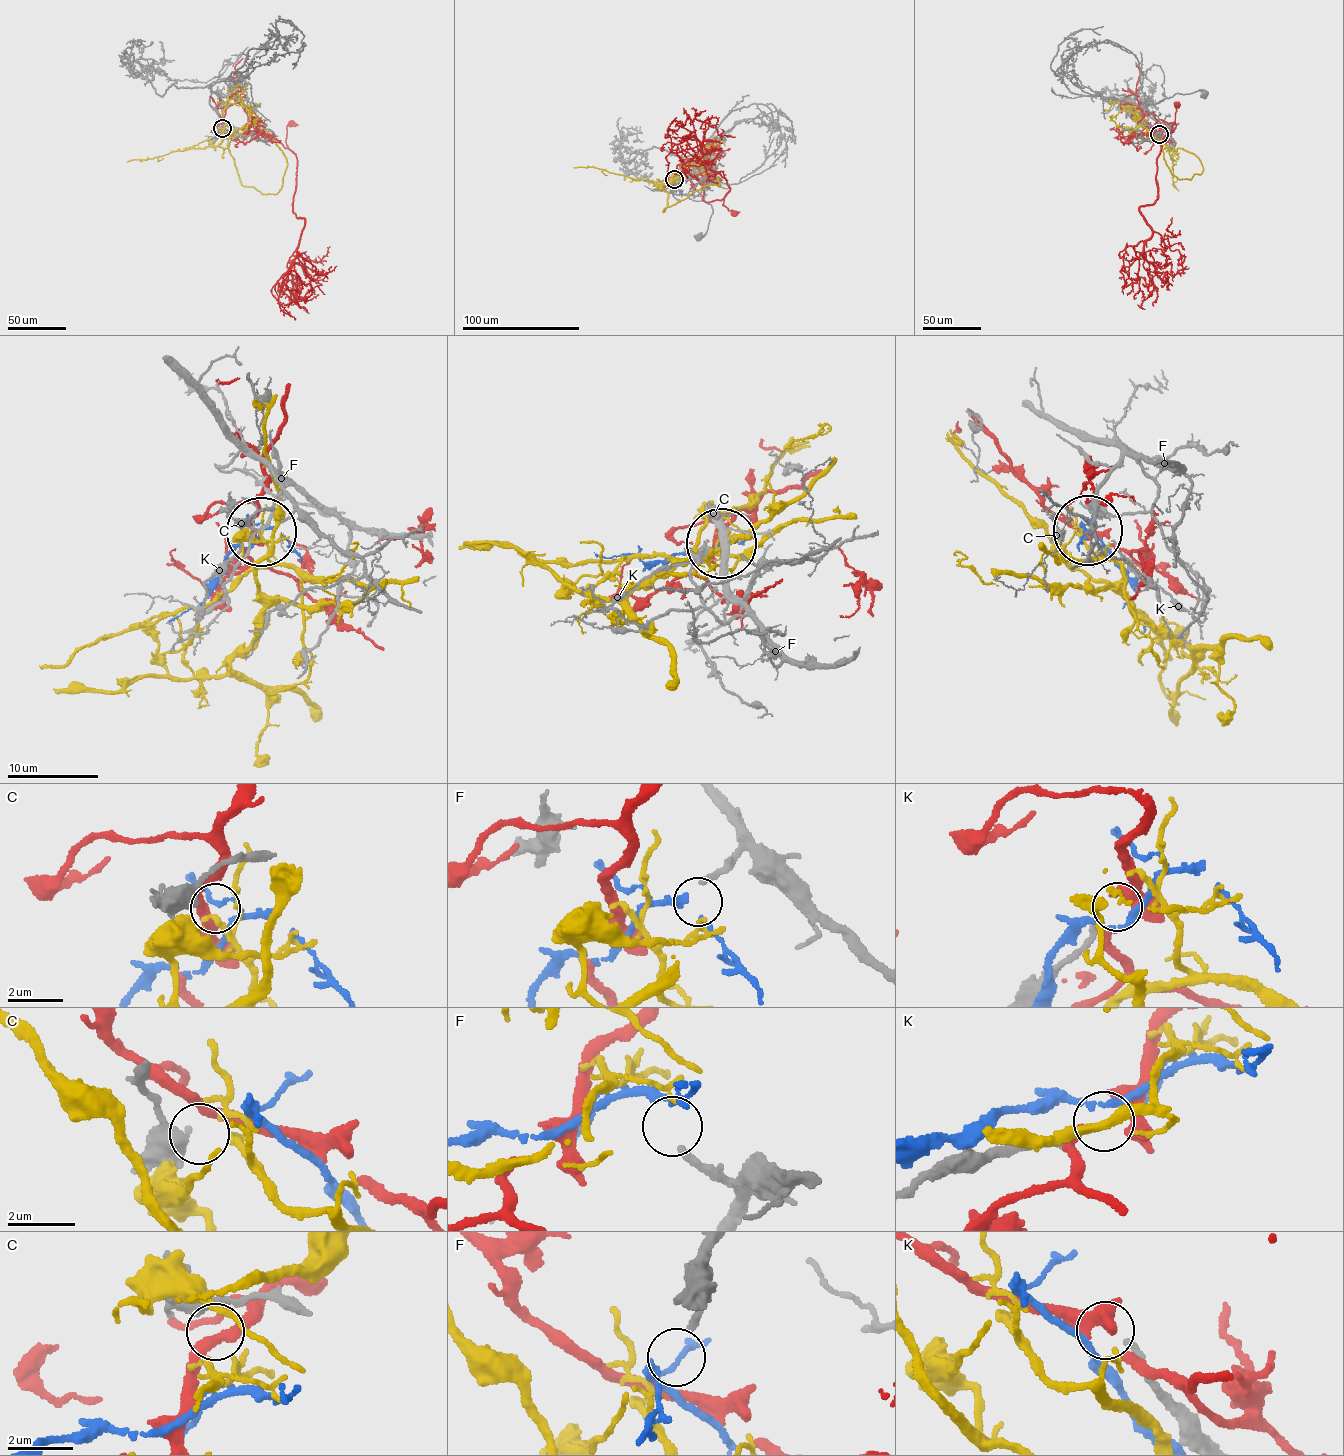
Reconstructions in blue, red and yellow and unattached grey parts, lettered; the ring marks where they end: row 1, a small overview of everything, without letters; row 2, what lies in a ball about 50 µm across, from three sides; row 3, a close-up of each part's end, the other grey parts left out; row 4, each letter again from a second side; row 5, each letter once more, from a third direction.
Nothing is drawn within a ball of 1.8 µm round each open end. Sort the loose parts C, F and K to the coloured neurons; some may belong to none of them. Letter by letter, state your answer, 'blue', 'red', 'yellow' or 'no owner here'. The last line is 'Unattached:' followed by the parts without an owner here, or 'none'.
C: yellow
F: blue
K: no owner here
Unattached: K

